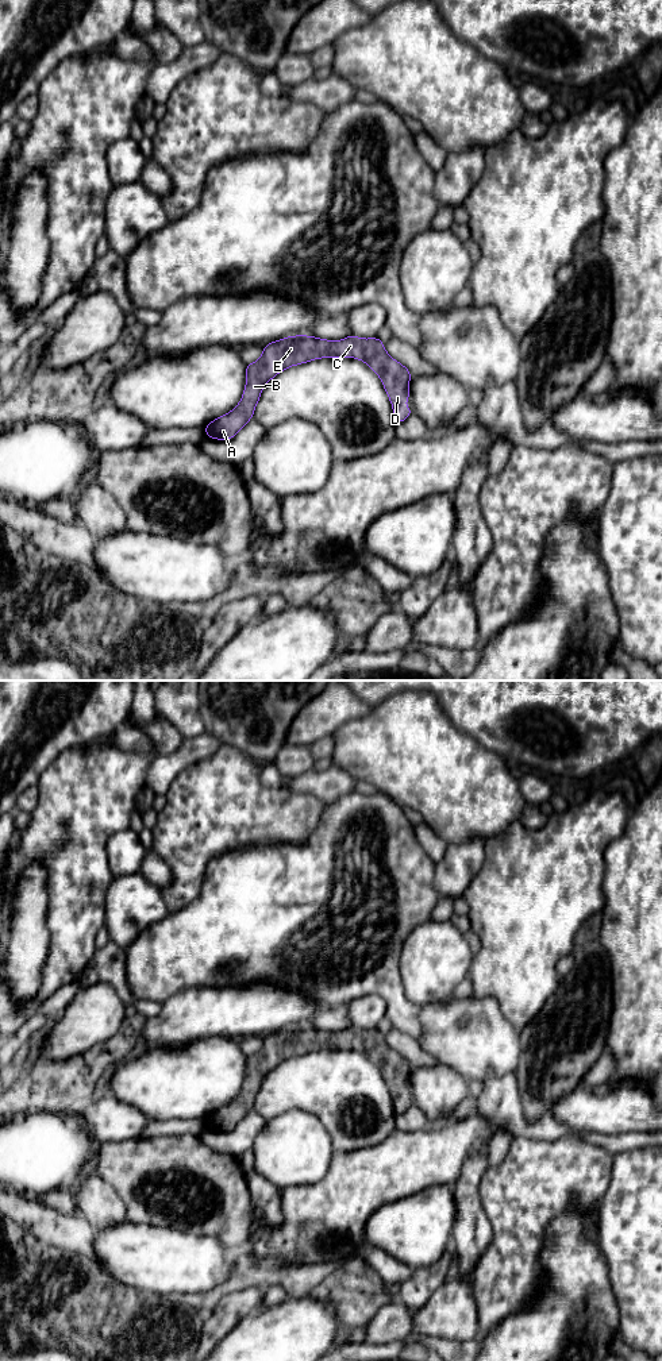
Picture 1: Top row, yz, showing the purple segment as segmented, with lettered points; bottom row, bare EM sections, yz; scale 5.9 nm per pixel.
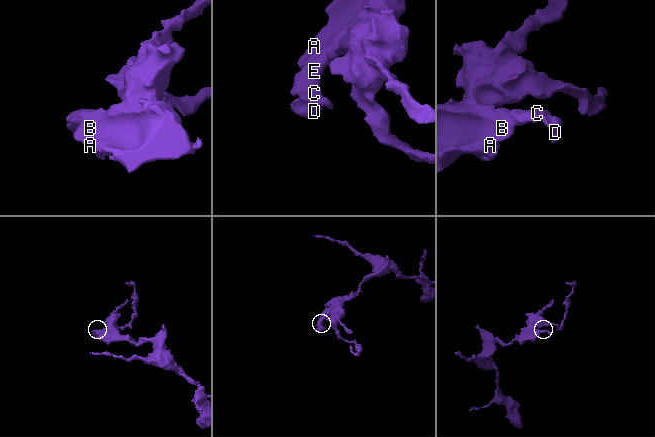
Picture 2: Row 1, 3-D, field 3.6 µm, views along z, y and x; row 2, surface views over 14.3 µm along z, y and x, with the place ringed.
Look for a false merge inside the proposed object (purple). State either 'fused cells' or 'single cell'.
single cell

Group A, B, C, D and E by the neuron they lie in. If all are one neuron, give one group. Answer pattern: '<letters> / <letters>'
A B C D E

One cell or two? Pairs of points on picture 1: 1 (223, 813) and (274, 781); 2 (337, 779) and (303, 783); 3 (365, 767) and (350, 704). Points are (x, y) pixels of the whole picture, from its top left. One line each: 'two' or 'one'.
1: two
2: one
3: two

